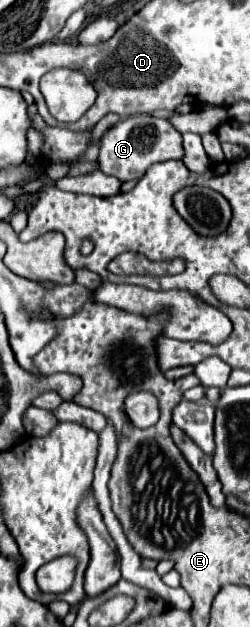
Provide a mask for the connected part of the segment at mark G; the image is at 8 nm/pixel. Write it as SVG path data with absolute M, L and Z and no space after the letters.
M133 115L121 119L111 129L107 129L101 141L99 165L107 175L115 175L119 181L141 179L145 171L159 161L181 160L183 158L183 141L181 133L165 119L155 119L151 115Z

